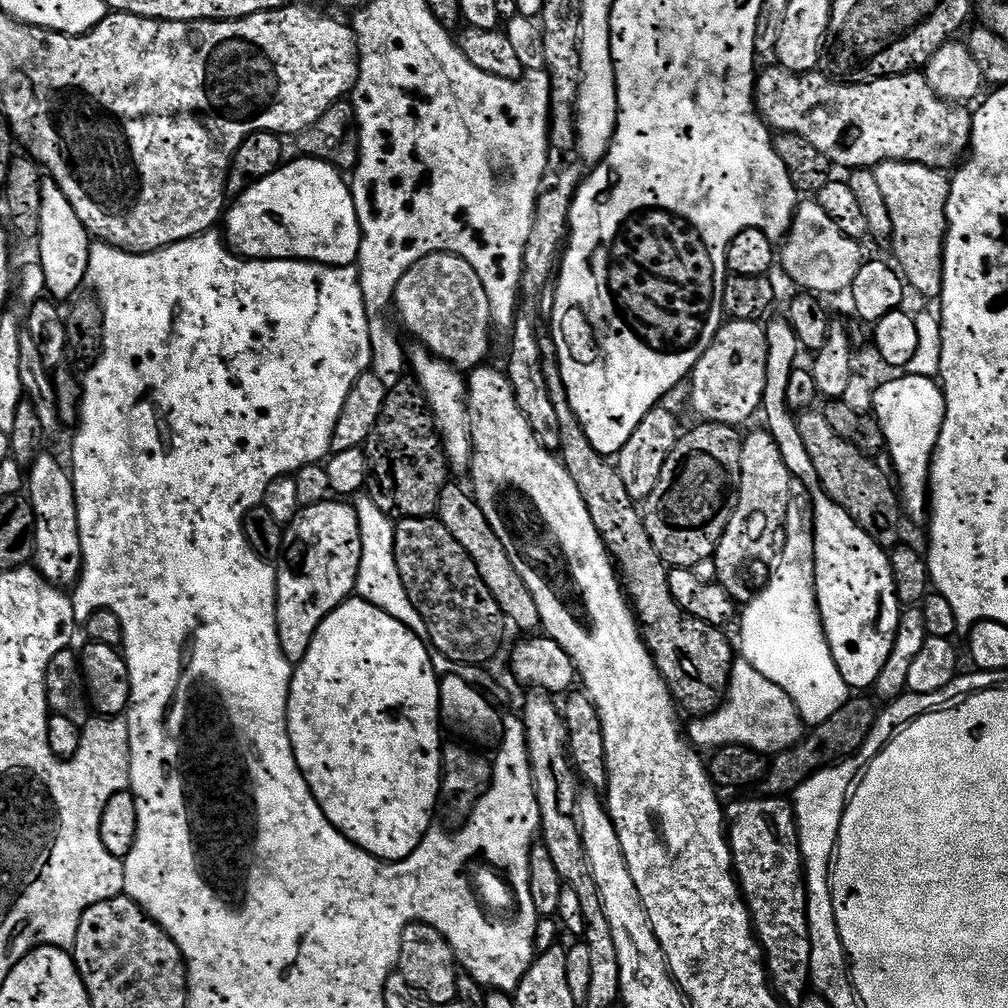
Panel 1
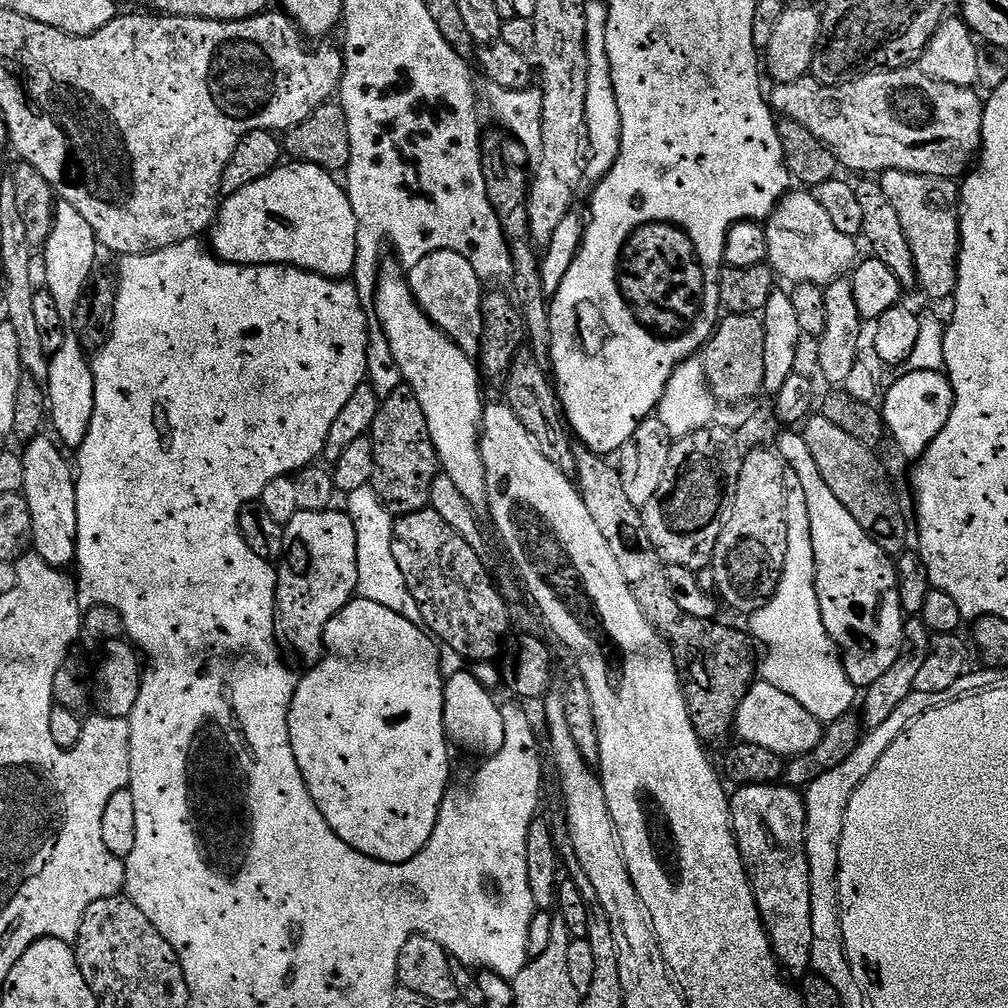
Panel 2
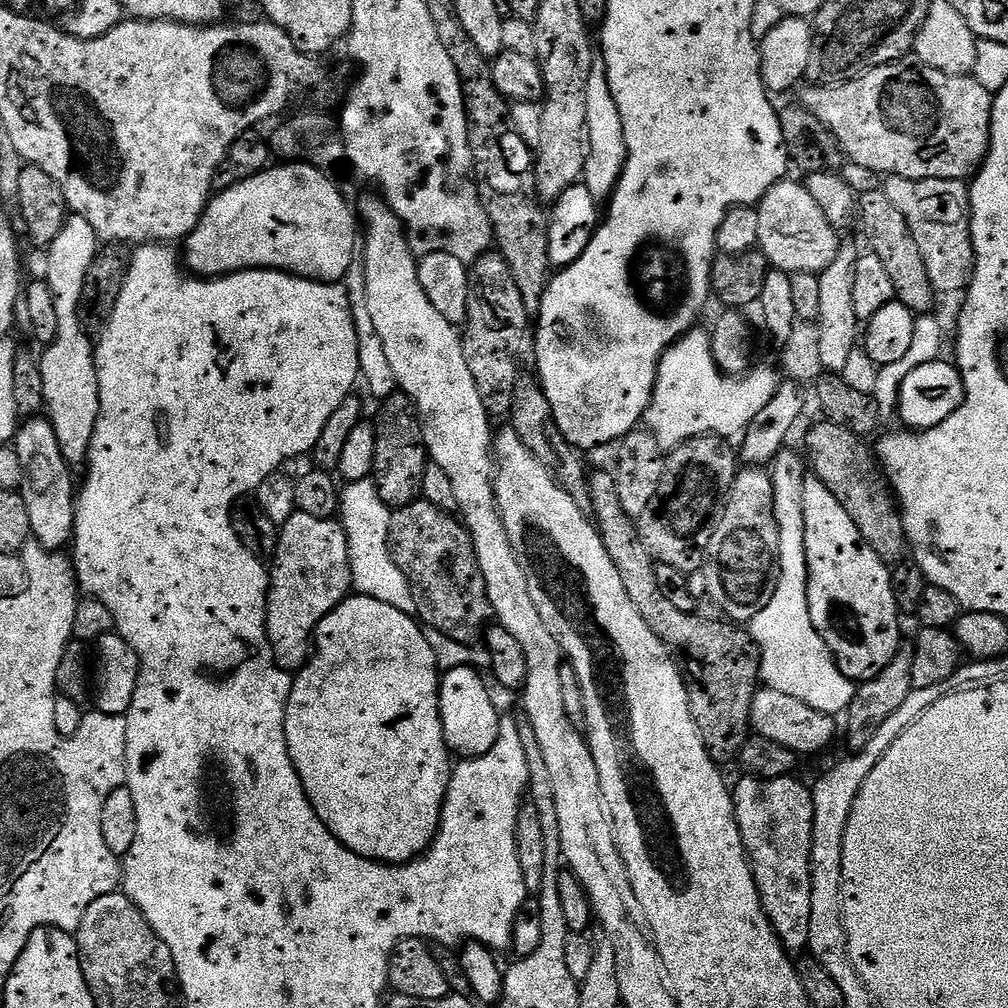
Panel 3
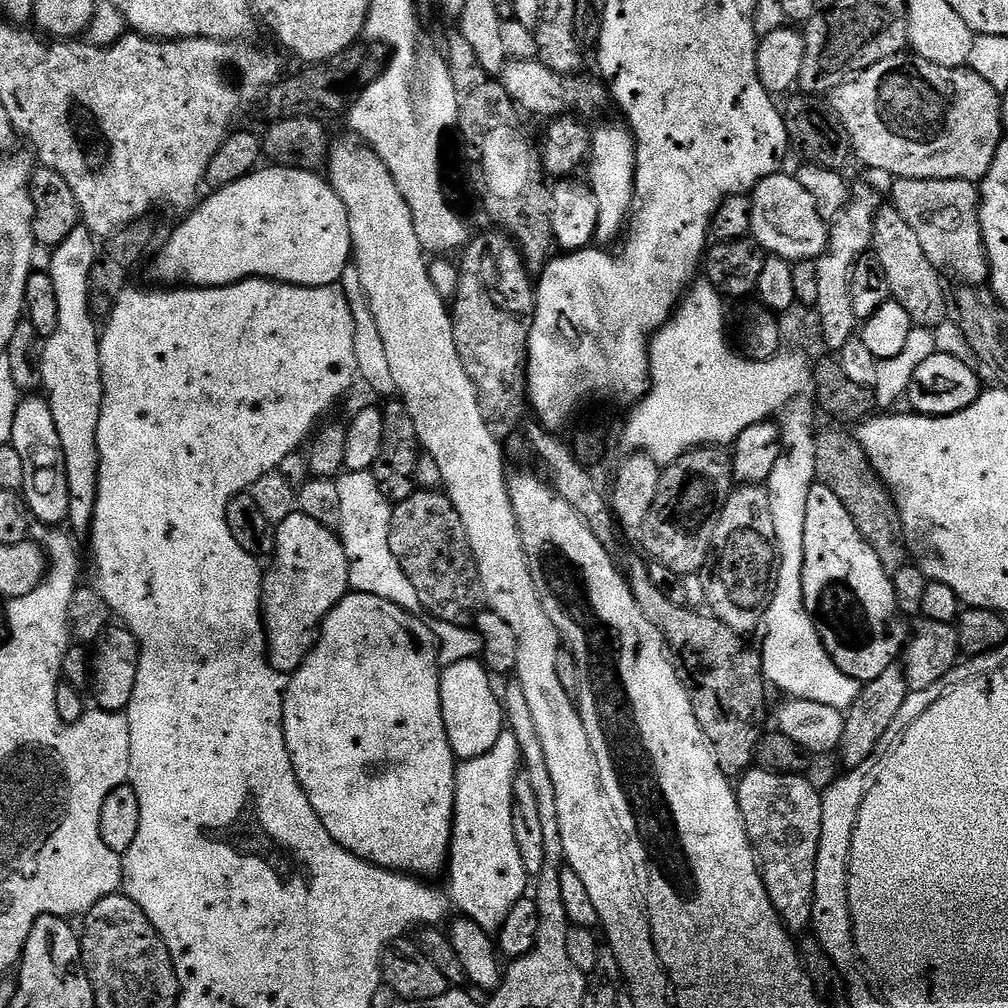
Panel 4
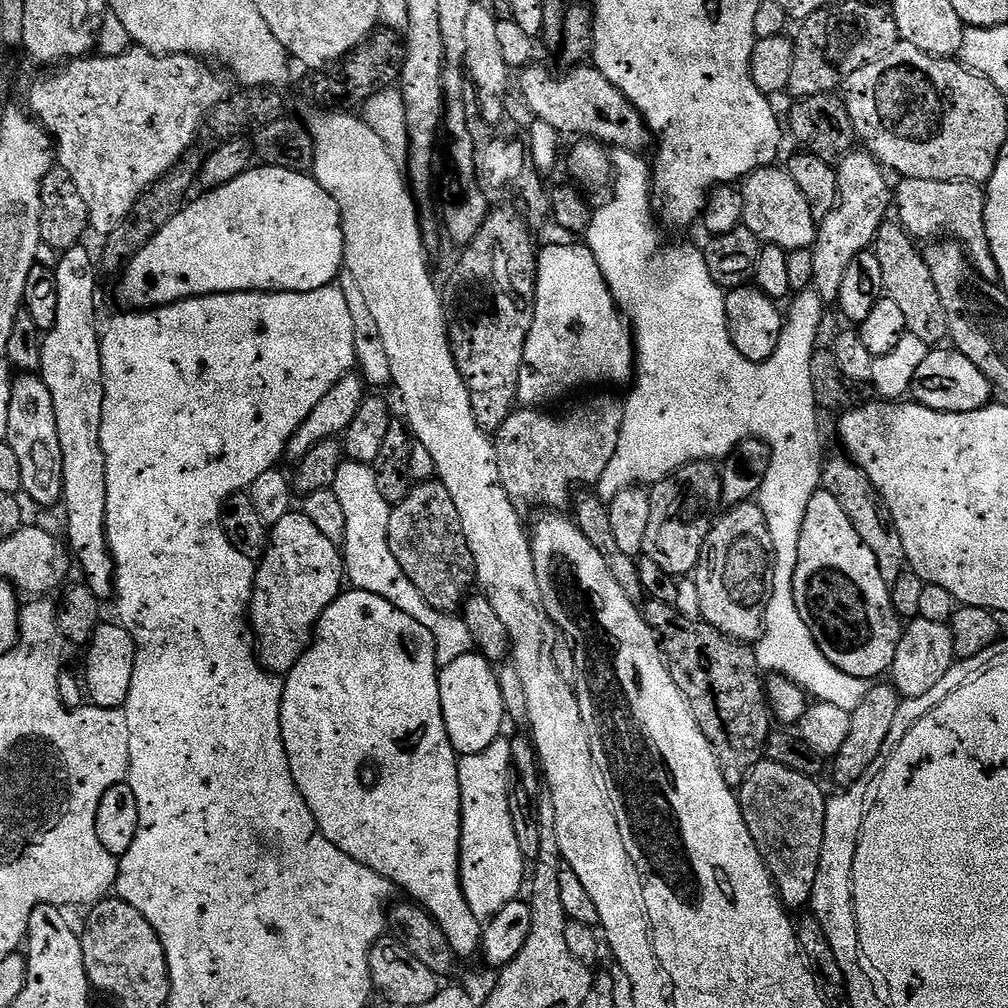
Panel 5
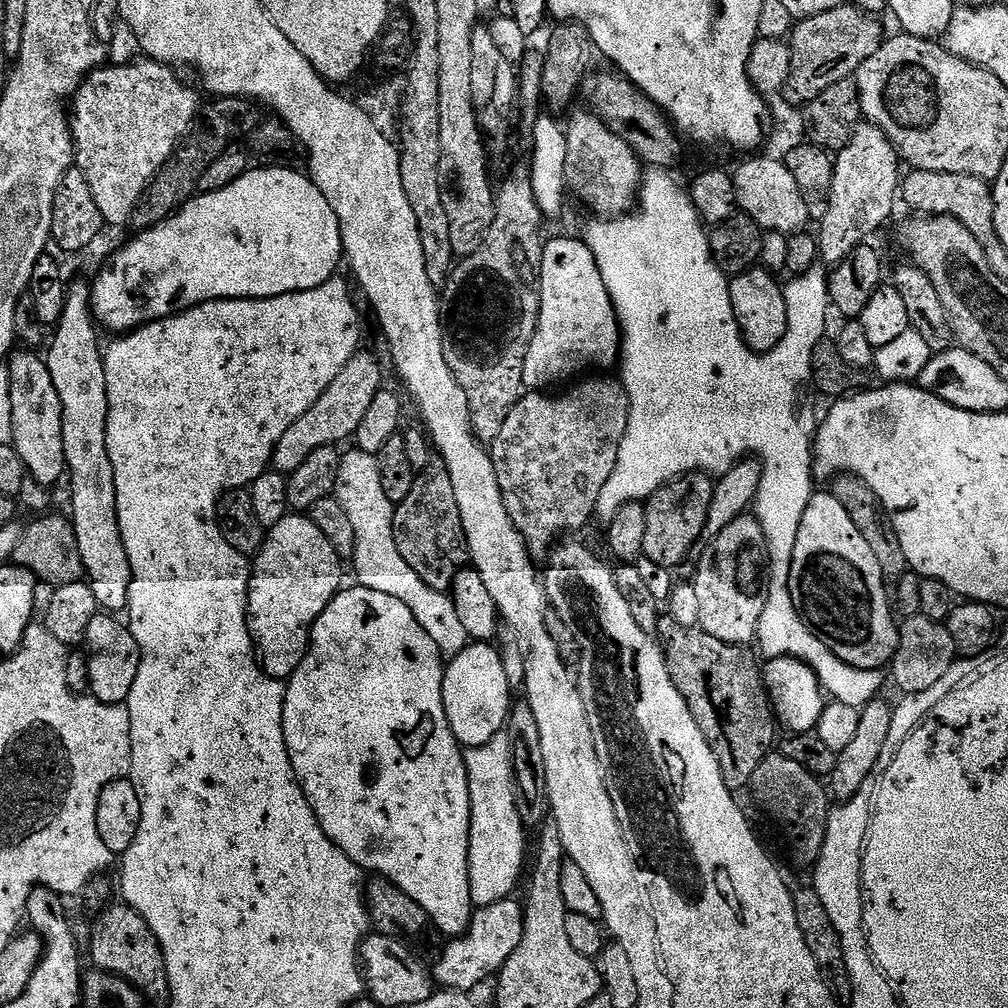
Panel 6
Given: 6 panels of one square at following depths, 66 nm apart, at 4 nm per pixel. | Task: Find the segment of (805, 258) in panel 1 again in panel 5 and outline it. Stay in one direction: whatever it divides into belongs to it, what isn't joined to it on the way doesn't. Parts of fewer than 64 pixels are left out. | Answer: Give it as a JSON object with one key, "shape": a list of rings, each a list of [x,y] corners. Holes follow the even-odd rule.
{"shape":[[[783,167],[760,168],[750,173],[744,177],[740,193],[744,203],[743,227],[749,228],[761,242],[778,246],[787,253],[815,245],[818,221],[810,214],[798,182]]]}

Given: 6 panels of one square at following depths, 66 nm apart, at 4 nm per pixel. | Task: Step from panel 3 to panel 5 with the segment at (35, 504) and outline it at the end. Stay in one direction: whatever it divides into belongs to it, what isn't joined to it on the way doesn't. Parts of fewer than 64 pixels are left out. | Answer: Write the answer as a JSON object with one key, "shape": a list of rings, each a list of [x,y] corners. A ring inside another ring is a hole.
{"shape":[[[20,374],[12,381],[10,394],[10,430],[6,441],[18,458],[18,466],[22,466],[22,492],[41,509],[48,510],[59,505],[64,499],[64,479],[62,478],[62,445],[58,443],[58,418],[54,418],[54,398],[50,398],[50,390],[46,382],[36,374]]]}

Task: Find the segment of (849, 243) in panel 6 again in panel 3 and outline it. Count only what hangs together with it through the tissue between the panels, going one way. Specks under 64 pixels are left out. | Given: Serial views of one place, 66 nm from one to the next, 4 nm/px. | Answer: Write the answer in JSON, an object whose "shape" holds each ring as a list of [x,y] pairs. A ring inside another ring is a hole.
{"shape":[[[848,246],[841,247],[834,262],[830,262],[830,266],[819,273],[822,286],[819,288],[819,313],[815,324],[819,331],[819,355],[823,371],[828,374],[843,373],[862,336],[862,322],[858,314],[854,314],[854,266],[857,259],[858,252]]]}

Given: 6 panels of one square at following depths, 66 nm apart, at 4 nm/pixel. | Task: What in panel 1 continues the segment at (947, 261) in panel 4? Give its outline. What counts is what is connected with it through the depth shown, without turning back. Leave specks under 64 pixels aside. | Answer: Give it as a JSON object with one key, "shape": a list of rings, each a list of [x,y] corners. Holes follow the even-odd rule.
{"shape":[[[884,160],[876,165],[874,171],[878,178],[878,187],[882,189],[882,198],[886,198],[886,210],[890,210],[890,226],[892,227],[890,247],[896,255],[895,267],[911,291],[913,288],[918,295],[935,301],[942,294],[942,278],[944,277],[944,239],[948,233],[946,206],[952,189],[949,177],[941,169],[927,168],[905,160]]]}

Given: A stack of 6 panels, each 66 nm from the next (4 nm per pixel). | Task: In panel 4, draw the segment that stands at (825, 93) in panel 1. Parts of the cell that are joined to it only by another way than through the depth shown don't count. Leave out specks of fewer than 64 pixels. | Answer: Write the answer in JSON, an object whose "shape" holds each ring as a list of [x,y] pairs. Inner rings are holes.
{"shape":[[[901,54],[891,56],[874,66],[870,66],[864,72],[859,72],[852,79],[840,84],[830,94],[830,108],[841,128],[844,129],[849,142],[852,143],[852,151],[855,159],[860,159],[868,168],[873,168],[876,172],[889,172],[892,178],[902,180],[970,180],[973,182],[983,181],[985,174],[990,170],[990,166],[996,161],[998,146],[1001,138],[1006,134],[1004,128],[1004,108],[1000,105],[1002,94],[982,78],[982,74],[973,72],[971,68],[947,68],[938,66],[934,62],[926,62],[926,58],[915,54]]]}

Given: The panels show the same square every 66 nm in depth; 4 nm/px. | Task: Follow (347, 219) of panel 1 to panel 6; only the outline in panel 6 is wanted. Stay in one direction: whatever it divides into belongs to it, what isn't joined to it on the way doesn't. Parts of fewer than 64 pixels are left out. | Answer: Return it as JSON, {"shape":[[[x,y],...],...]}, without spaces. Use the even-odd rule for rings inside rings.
{"shape":[[[256,168],[246,171],[230,186],[213,192],[200,192],[192,197],[176,215],[152,228],[145,228],[129,242],[125,248],[120,248],[104,264],[104,269],[91,281],[92,314],[101,329],[109,328],[112,334],[131,332],[141,324],[152,324],[155,320],[165,320],[168,316],[176,316],[188,308],[205,304],[211,300],[265,300],[291,292],[314,290],[325,284],[327,280],[337,275],[336,267],[342,264],[344,243],[340,233],[340,223],[322,190],[307,175],[295,172],[292,168]]]}

